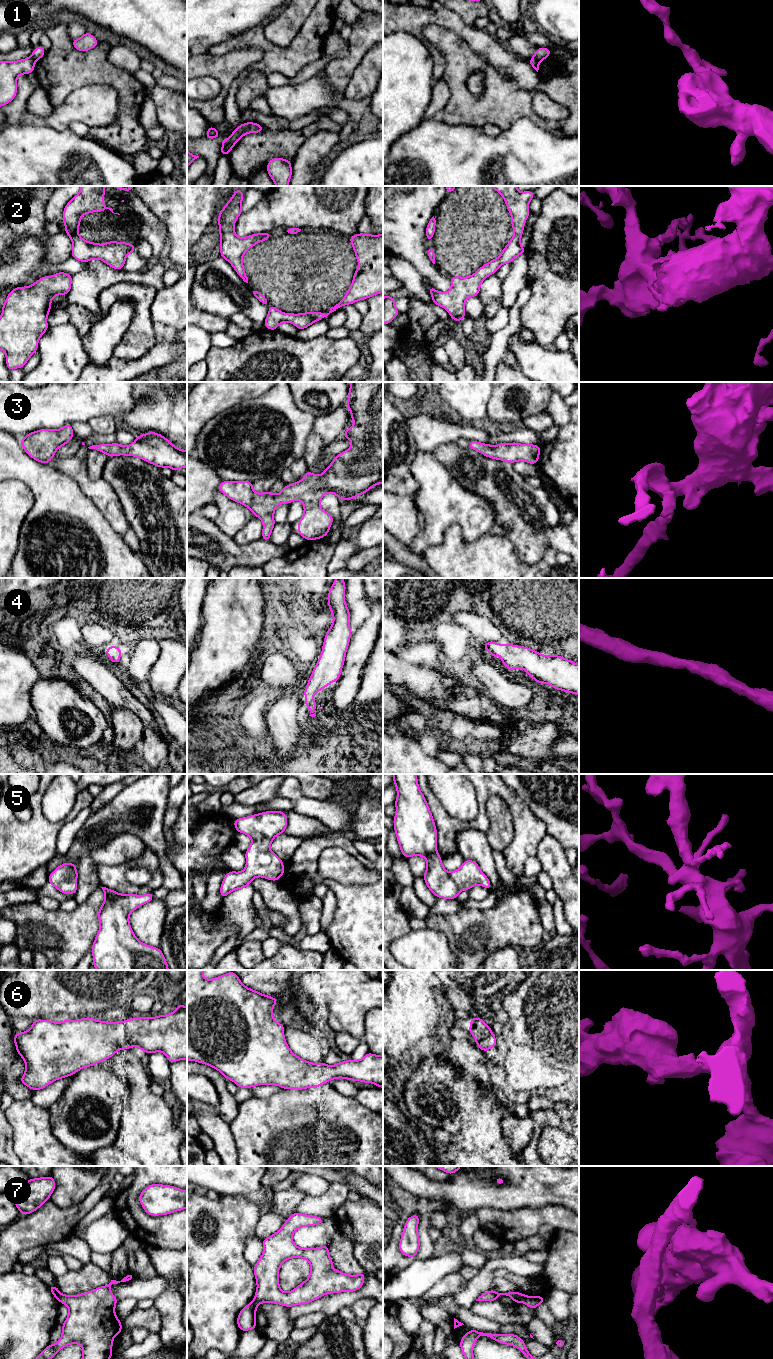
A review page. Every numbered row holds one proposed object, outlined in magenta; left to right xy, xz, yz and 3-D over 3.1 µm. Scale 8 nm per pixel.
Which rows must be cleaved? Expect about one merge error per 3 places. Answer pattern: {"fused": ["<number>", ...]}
{"fused": ["1", "7"]}

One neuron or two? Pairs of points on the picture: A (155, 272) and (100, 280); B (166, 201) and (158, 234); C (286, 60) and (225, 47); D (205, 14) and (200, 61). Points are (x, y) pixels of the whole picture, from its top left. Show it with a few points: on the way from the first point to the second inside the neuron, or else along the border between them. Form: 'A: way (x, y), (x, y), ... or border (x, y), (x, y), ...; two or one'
A: way (141, 277), (114, 277); one
B: border (160, 219), (168, 231); two
C: way (271, 51), (261, 42), (240, 42); one
D: border (197, 50), (205, 51); two

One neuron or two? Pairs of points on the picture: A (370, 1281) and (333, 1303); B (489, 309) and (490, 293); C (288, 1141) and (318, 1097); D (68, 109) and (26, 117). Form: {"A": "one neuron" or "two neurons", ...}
{"A": "one neuron", "B": "one neuron", "C": "one neuron", "D": "one neuron"}

